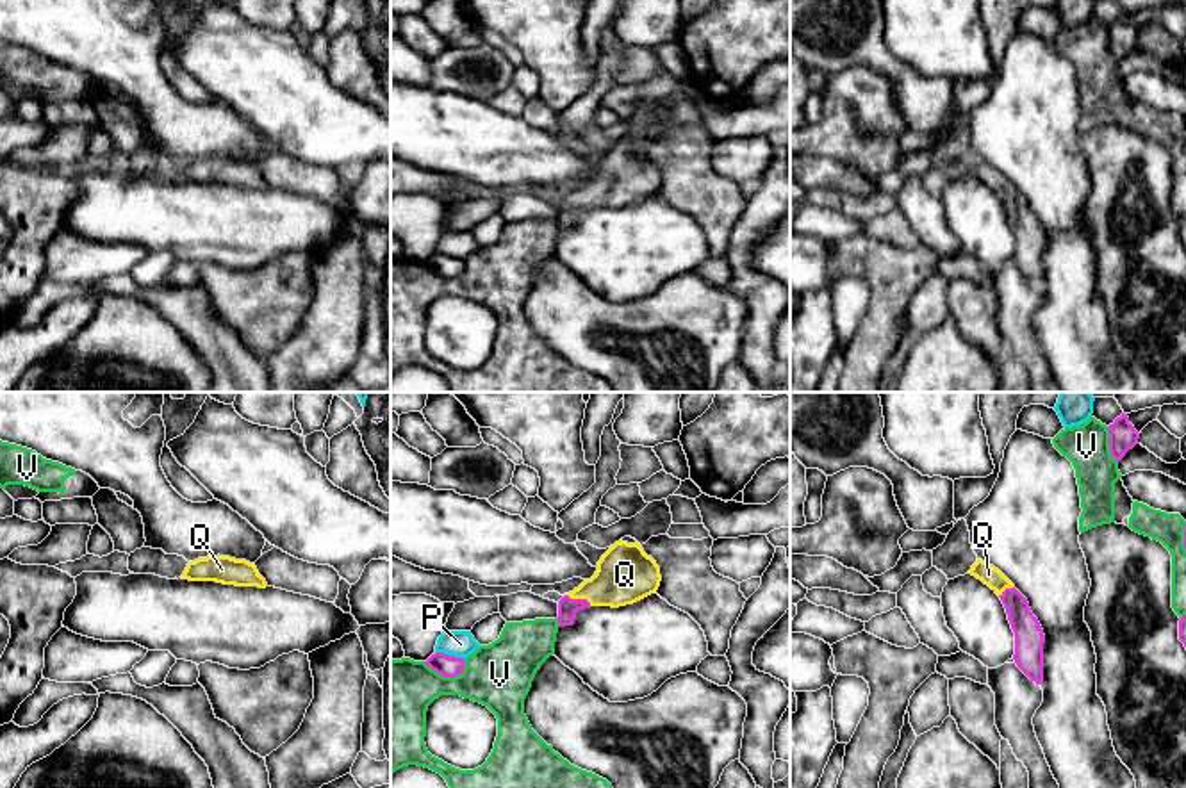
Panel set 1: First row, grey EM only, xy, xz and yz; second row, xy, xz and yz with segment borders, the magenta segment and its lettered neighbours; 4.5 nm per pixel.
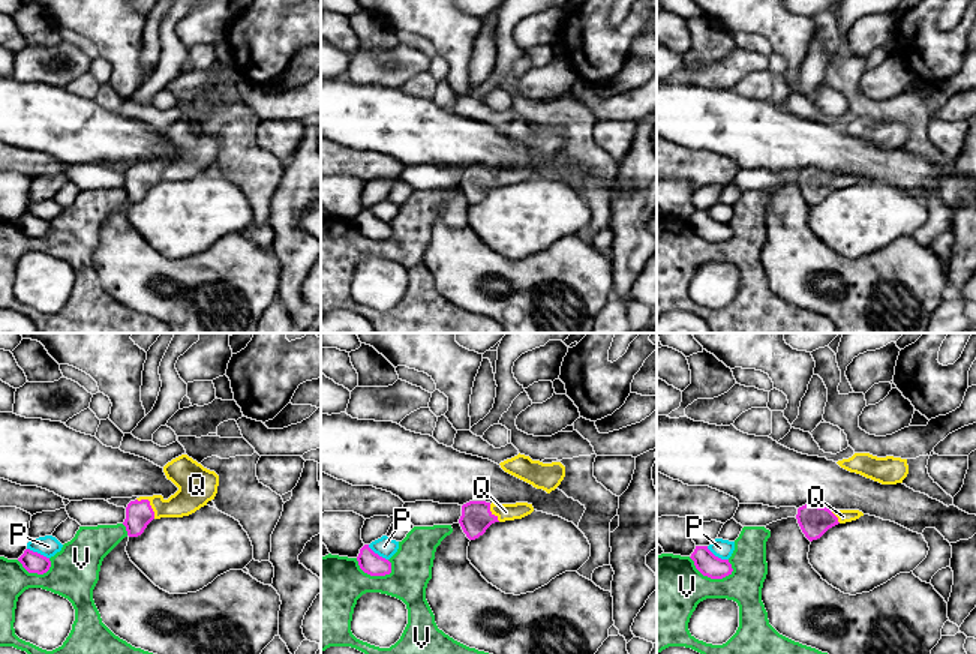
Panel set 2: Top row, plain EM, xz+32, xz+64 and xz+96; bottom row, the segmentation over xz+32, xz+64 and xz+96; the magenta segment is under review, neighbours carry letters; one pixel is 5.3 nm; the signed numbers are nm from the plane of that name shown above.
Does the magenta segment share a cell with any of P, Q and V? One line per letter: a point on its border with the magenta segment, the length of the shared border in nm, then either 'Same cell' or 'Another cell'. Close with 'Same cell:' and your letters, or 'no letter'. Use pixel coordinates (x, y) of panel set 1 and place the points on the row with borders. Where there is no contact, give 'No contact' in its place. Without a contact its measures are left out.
P: Touches magenta at xz (448, 655). Shared border 140 nm. Another cell
Q: Touches magenta at xz (580, 599). Shared border 120 nm. Same cell
V: Touches magenta at xz (444, 676). Shared border 200 nm. Another cell
Same cell: Q

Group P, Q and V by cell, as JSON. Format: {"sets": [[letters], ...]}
{"sets": [["P"], ["Q"], ["V"]]}

